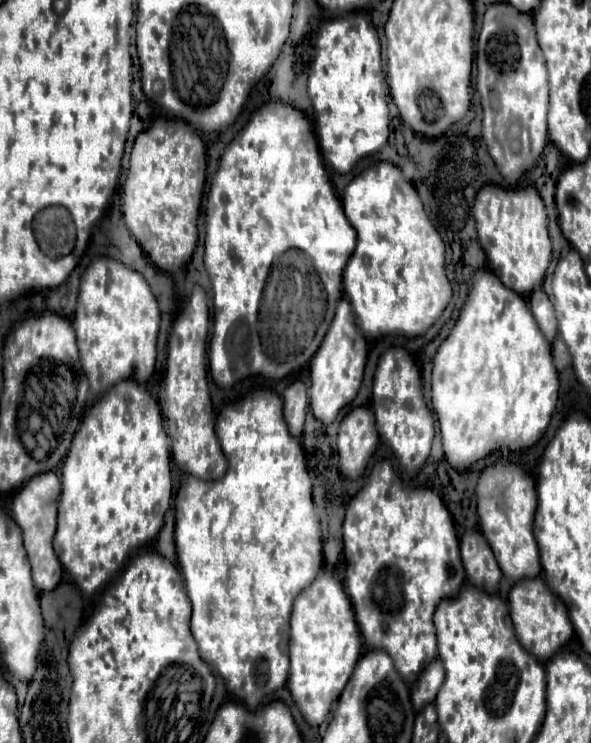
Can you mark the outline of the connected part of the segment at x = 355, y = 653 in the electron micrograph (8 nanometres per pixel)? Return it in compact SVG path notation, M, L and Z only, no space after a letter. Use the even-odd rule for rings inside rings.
M320 572L314 584L296 598L290 620L288 690L310 726L320 726L326 720L332 702L352 676L360 652L362 640L344 586L332 572Z

